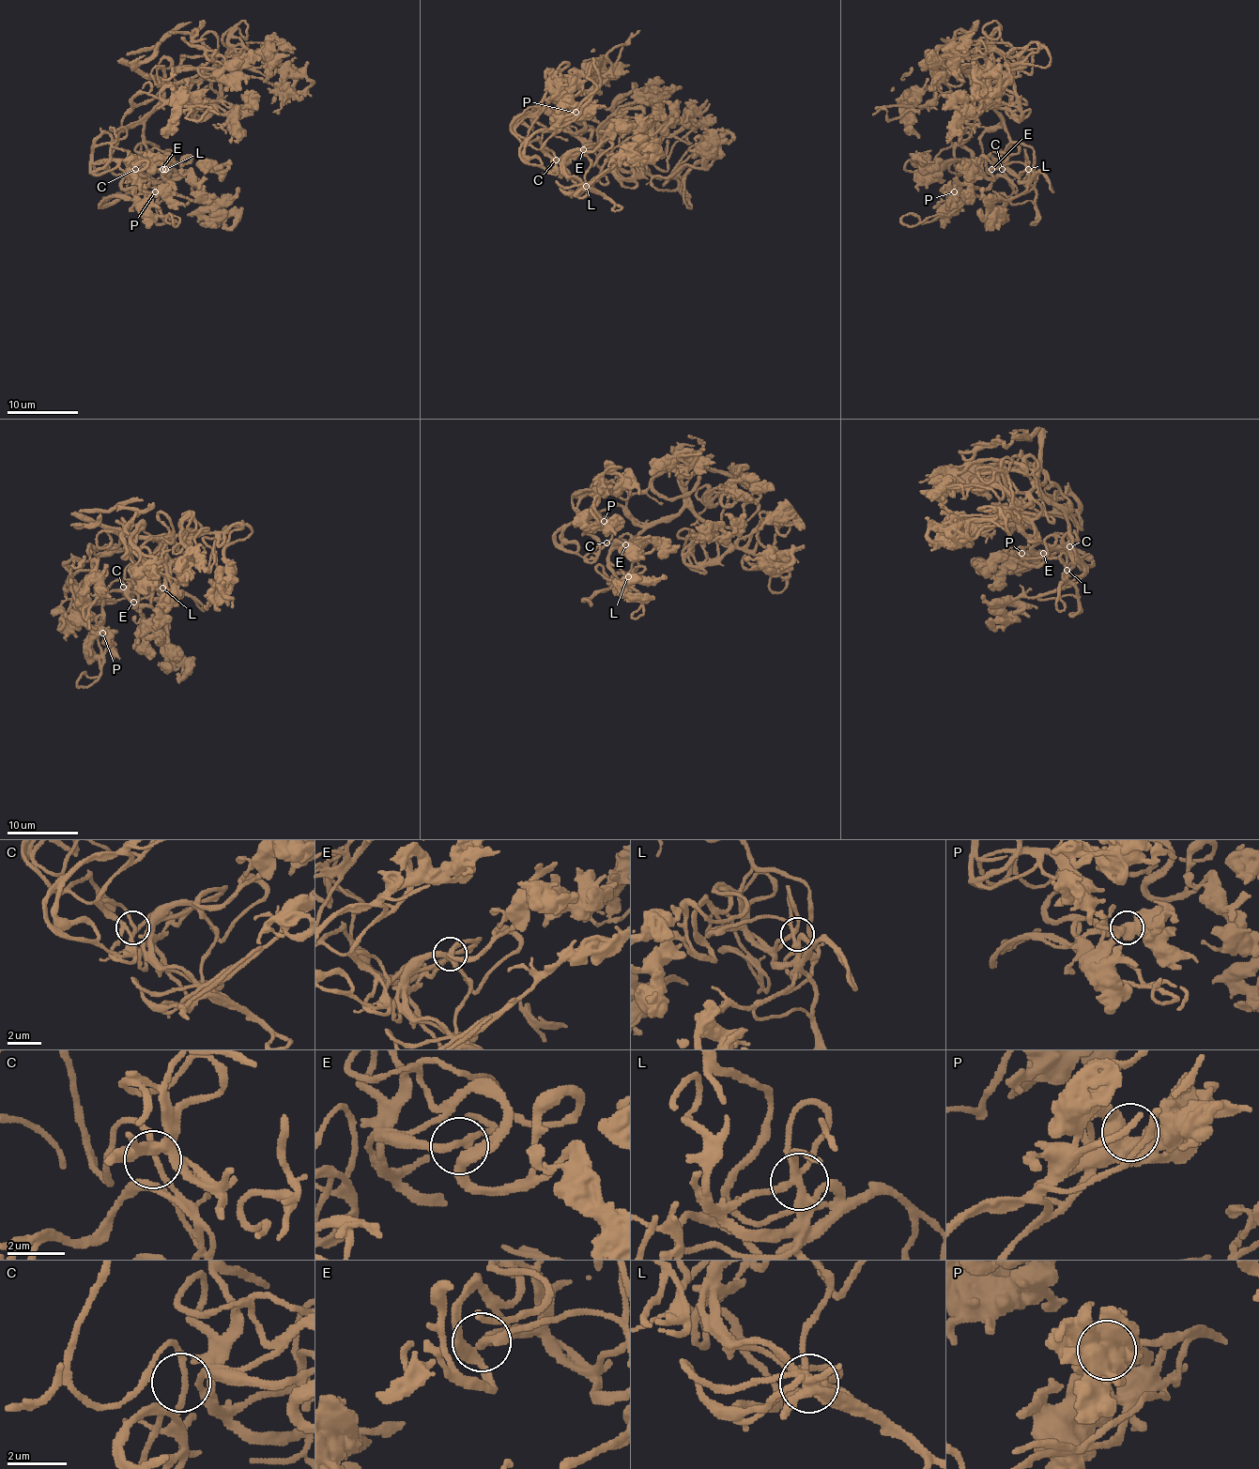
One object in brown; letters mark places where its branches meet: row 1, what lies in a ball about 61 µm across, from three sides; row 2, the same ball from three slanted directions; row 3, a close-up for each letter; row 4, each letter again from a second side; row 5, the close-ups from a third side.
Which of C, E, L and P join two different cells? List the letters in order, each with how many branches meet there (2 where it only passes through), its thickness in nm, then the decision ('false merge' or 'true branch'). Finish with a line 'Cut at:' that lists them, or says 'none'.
C: 3 branches meet; 150 nm thick; true branch
E: 2 branches meet; 280 nm thick; true branch
L: 6 branches meet; 240 nm thick; true branch
P: 4 branches meet; 550 nm thick; true branch
Cut at: none

